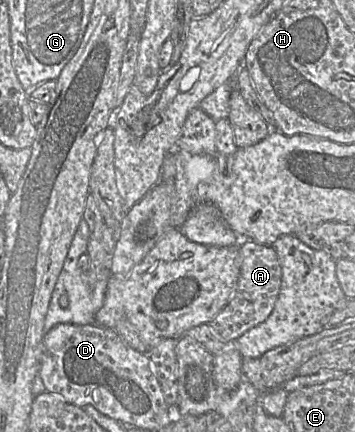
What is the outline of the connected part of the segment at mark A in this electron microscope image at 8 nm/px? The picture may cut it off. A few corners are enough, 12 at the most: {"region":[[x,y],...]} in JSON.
{"region":[[243,240],[225,307],[209,323],[232,342],[272,313],[282,281],[273,246]]}

